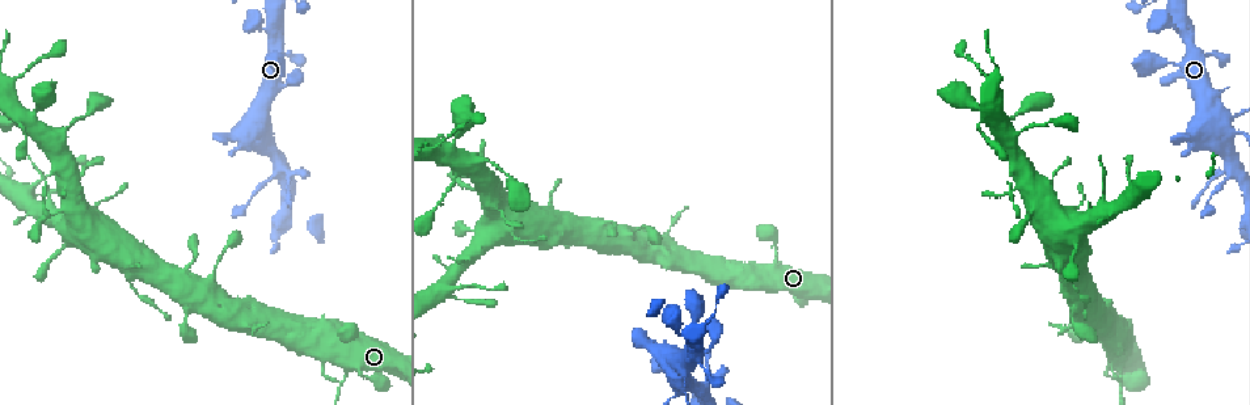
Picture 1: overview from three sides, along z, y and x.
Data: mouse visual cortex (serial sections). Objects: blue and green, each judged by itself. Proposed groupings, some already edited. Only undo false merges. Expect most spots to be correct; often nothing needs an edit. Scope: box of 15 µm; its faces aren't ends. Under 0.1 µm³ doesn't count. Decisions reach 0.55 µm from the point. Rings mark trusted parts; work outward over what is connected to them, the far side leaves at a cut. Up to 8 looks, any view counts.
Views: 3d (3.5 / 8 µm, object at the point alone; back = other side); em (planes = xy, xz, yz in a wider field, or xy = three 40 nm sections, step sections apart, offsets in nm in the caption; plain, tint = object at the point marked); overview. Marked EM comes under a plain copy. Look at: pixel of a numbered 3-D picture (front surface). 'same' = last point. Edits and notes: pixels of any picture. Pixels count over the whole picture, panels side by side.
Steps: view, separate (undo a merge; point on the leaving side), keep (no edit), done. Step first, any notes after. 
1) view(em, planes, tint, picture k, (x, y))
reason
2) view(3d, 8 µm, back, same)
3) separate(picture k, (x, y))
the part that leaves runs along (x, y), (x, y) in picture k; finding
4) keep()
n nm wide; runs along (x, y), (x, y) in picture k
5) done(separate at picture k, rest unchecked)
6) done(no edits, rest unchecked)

view(3d, 3.5 µm, picture 1, (249, 119))
abrupt turn

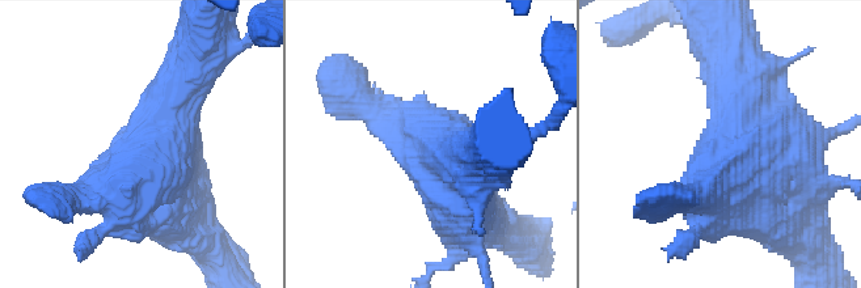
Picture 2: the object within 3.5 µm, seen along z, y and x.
view(em, xy, step 3, tint, picture 2, (432, 164))

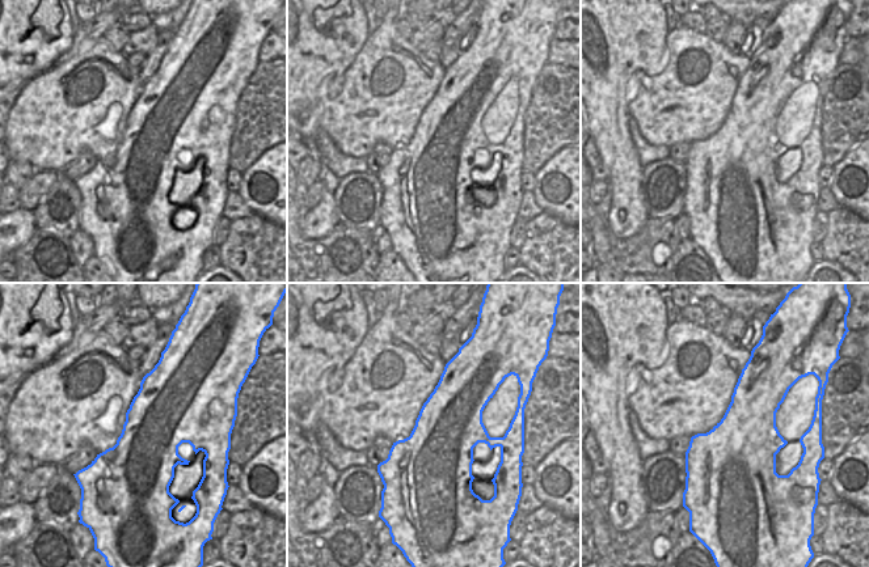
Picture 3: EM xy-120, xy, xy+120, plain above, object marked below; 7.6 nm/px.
keep()
runs along (731, 73), (742, 170), (779, 211) in picture 2; all the same cell

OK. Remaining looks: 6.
view(3d, 3.5 µm, picture 1, (676, 324))
thick turns thin

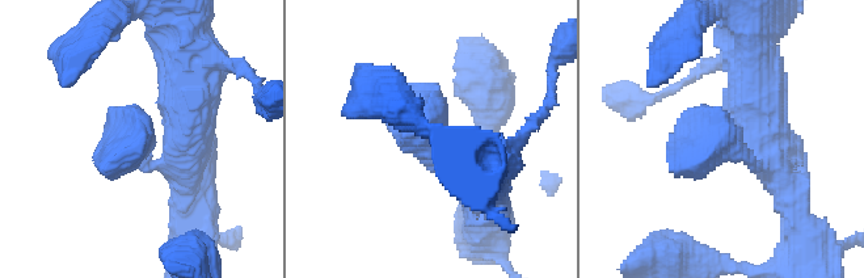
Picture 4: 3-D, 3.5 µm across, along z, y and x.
view(em, xy, step 2, tint, picture 4, (428, 146))
need the tissue

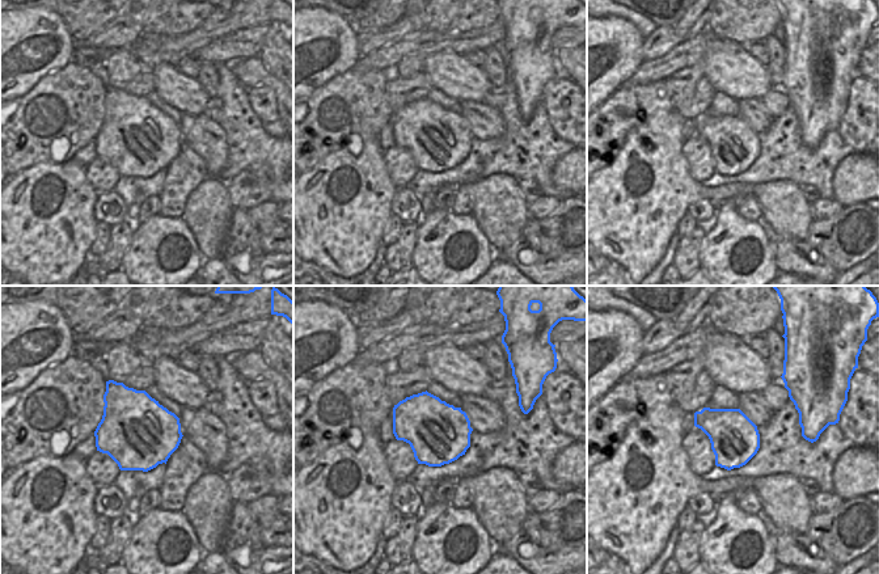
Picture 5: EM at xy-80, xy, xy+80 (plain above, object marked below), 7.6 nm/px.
keep()
runs along (479, 192), (430, 161), (397, 91) in picture 4; all the same cell

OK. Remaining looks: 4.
view(3d, 3.5 µm, picture 1, (493, 232))
calibre changes

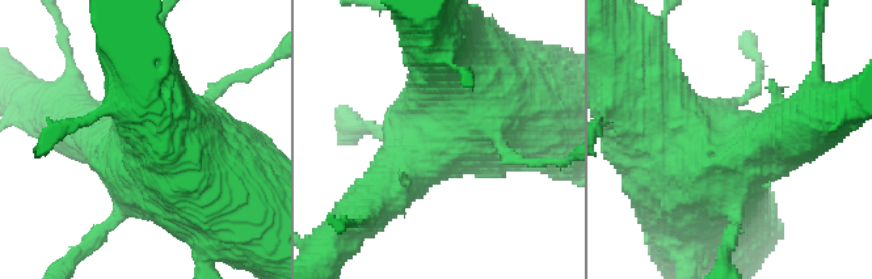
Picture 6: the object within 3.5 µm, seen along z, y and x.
view(em, planes, tint, picture 6, (444, 134))

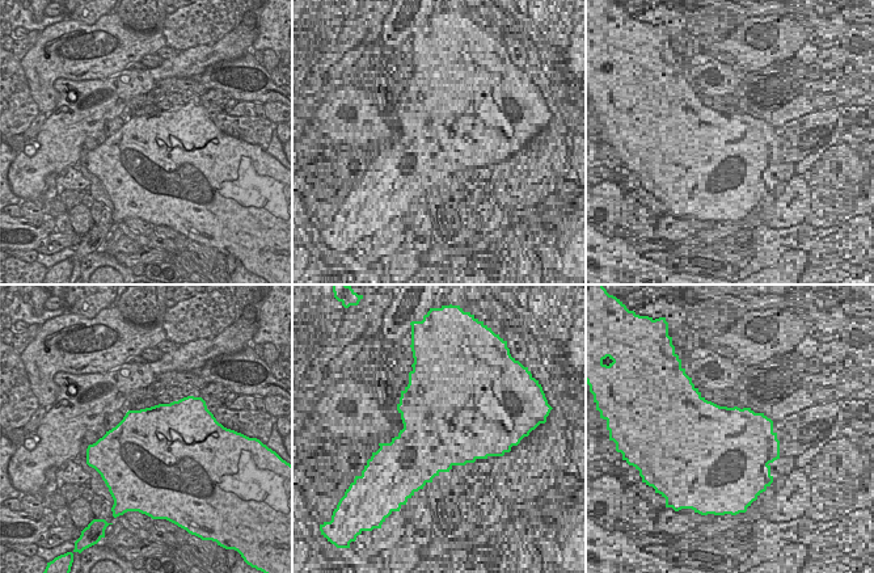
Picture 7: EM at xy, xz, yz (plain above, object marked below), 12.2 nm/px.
view(em, xy, step 1, tint, same)
cut it another way

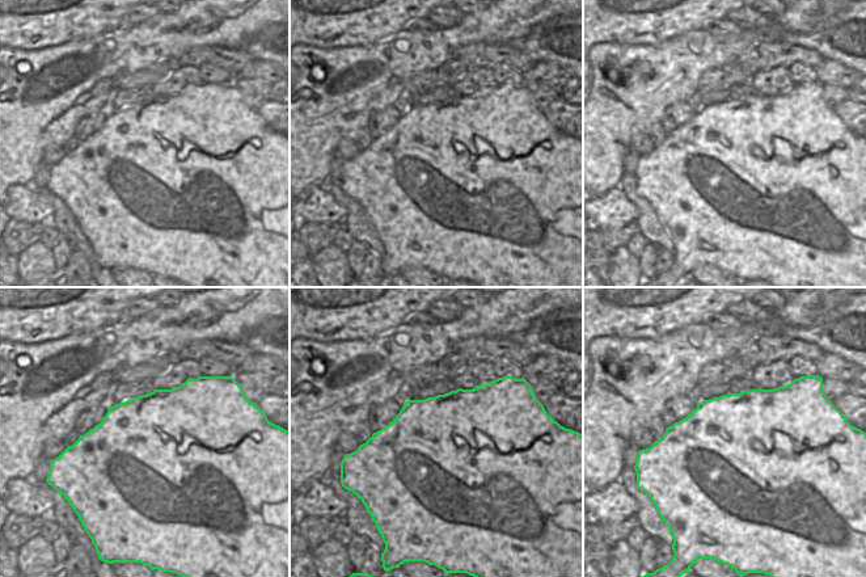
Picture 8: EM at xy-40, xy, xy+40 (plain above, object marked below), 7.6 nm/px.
keep()
runs along (260, 220), (211, 201), (155, 111) in picture 6; one cell here

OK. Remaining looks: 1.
done(no edits, rest unchecked)

